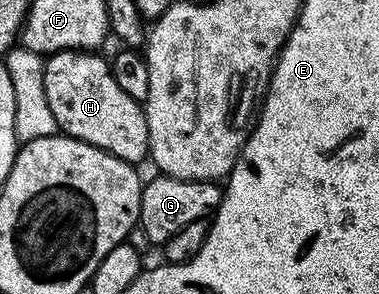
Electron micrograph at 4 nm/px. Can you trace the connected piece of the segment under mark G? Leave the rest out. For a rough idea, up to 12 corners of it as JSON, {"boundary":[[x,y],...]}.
{"boundary":[[160,174],[143,185],[138,226],[162,246],[189,222],[214,217],[213,180]]}

